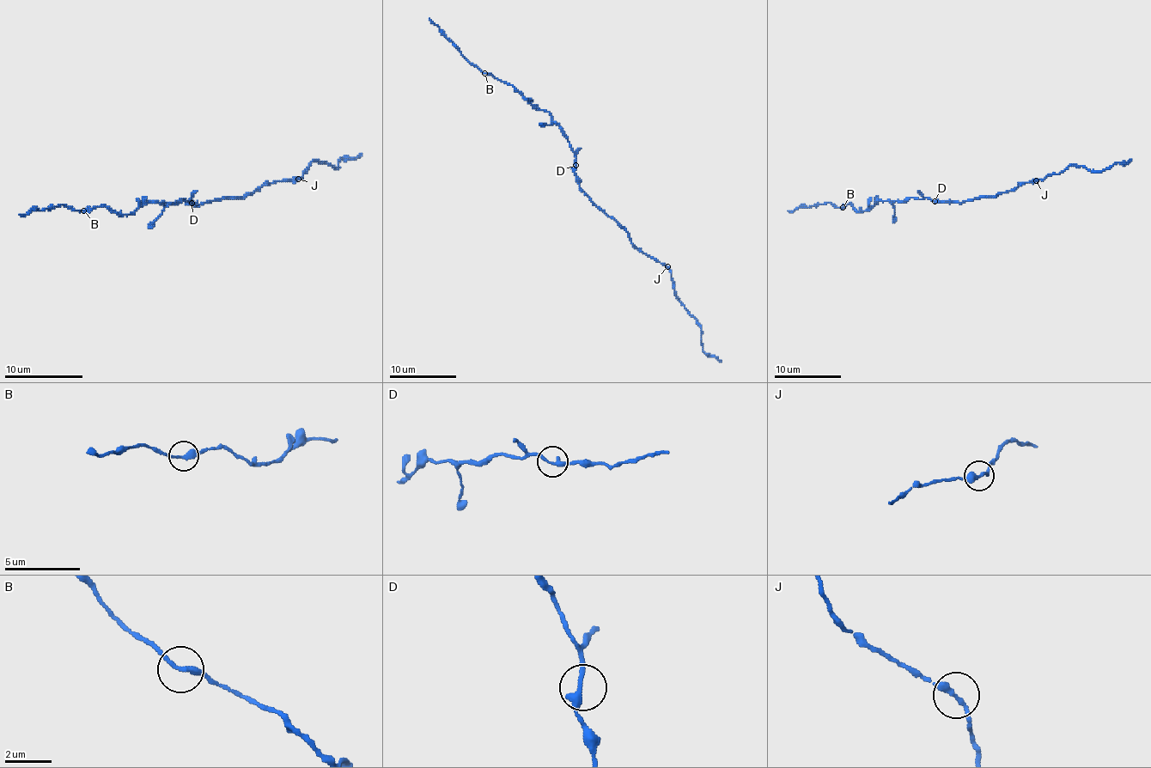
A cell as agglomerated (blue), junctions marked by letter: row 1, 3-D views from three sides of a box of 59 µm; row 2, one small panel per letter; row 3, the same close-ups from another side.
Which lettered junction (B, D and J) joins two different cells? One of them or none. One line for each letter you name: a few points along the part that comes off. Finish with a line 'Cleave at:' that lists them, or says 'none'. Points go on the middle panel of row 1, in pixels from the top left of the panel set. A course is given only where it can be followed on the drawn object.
Cleave at: none

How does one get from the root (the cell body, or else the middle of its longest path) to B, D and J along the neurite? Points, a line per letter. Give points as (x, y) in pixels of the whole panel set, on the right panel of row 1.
B: (956, 203), (911, 198), (903, 201), (878, 201), (866, 210), (858, 210), (851, 204), (843, 207)
D: (956, 203), (934, 201)
J: (956, 203), (996, 198), (1025, 182), (1036, 180)

